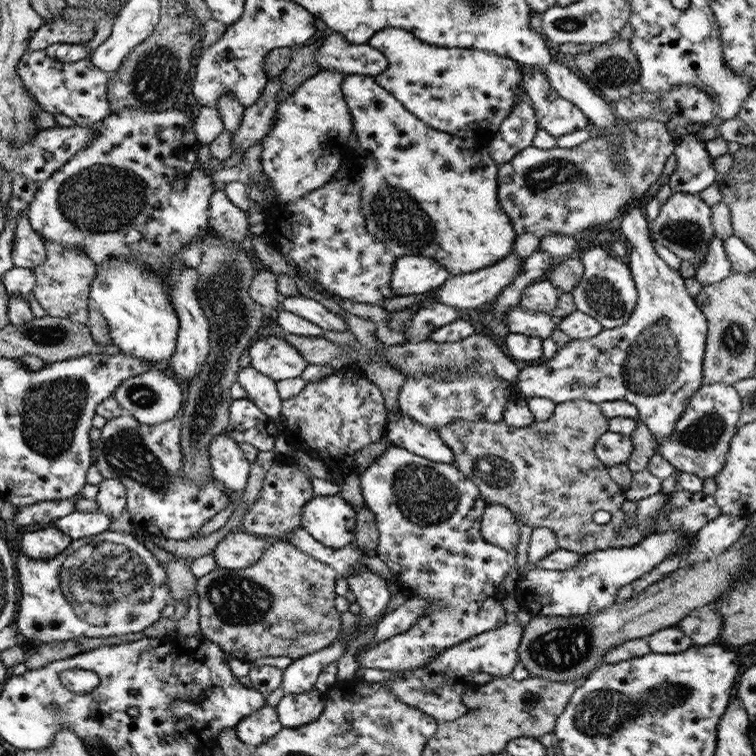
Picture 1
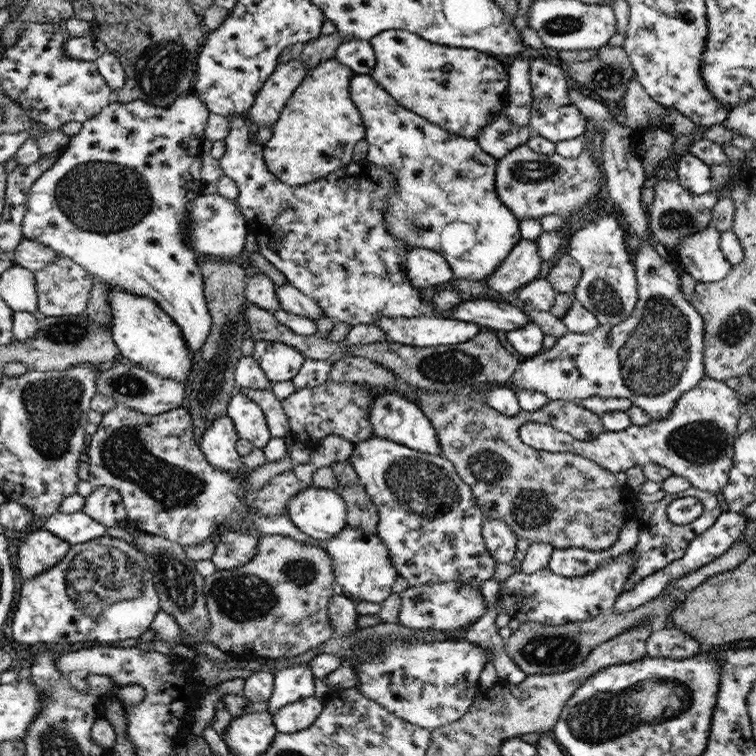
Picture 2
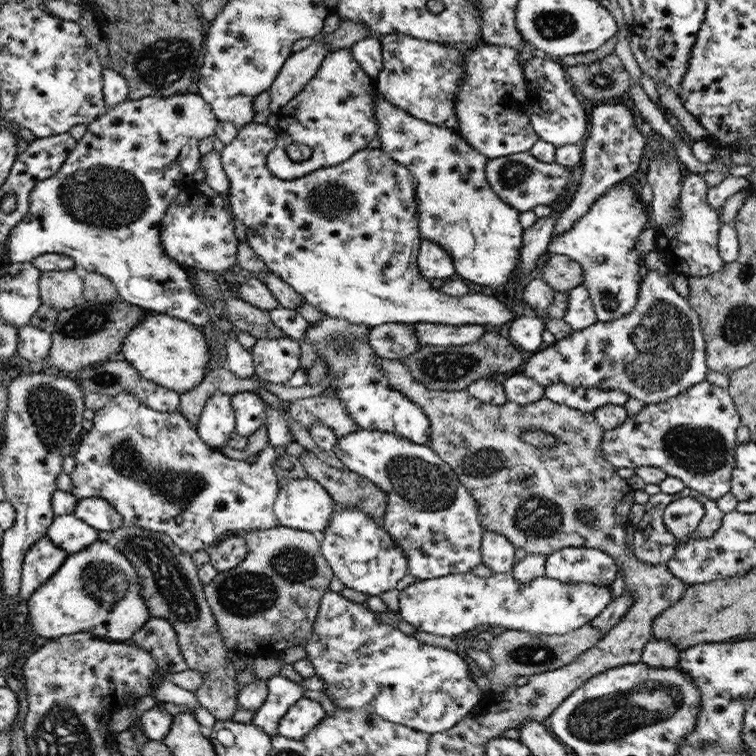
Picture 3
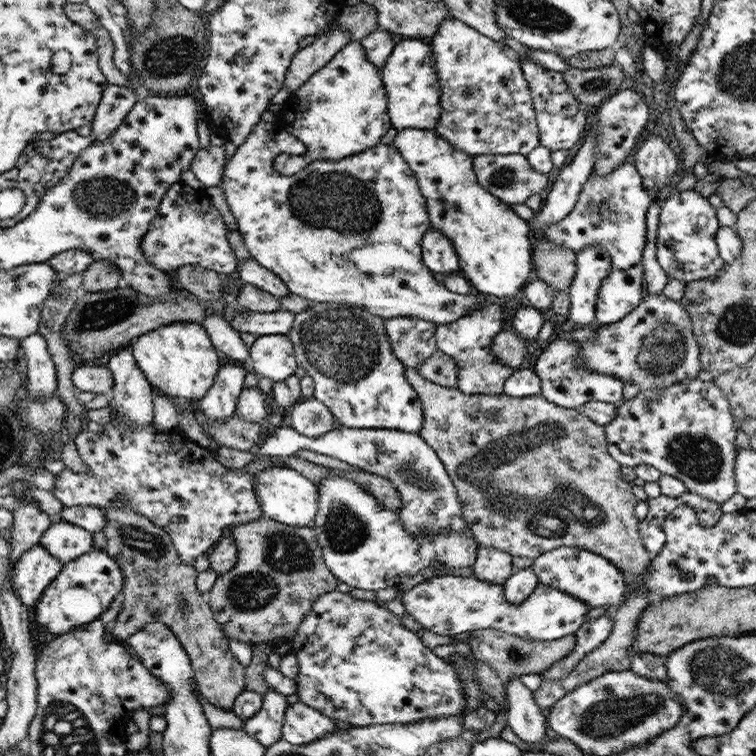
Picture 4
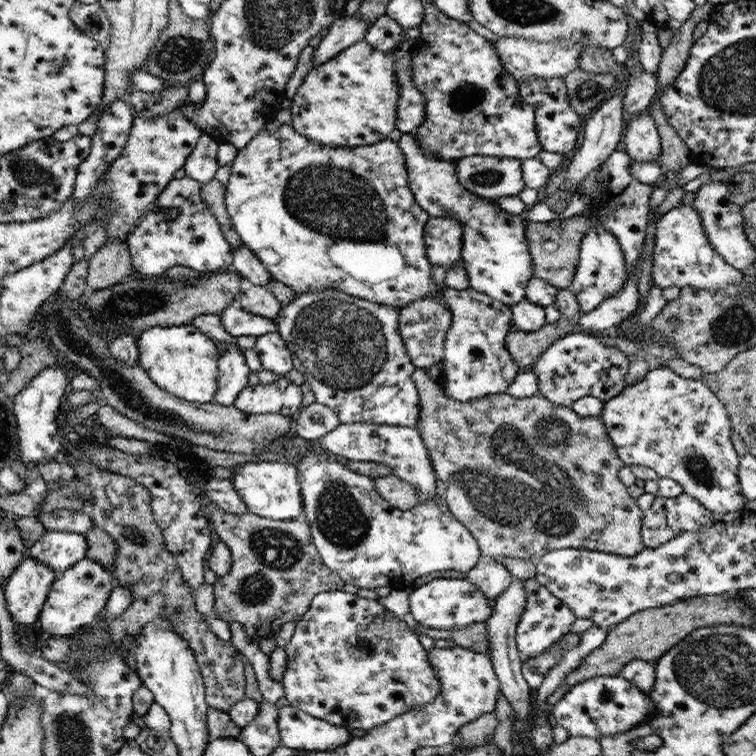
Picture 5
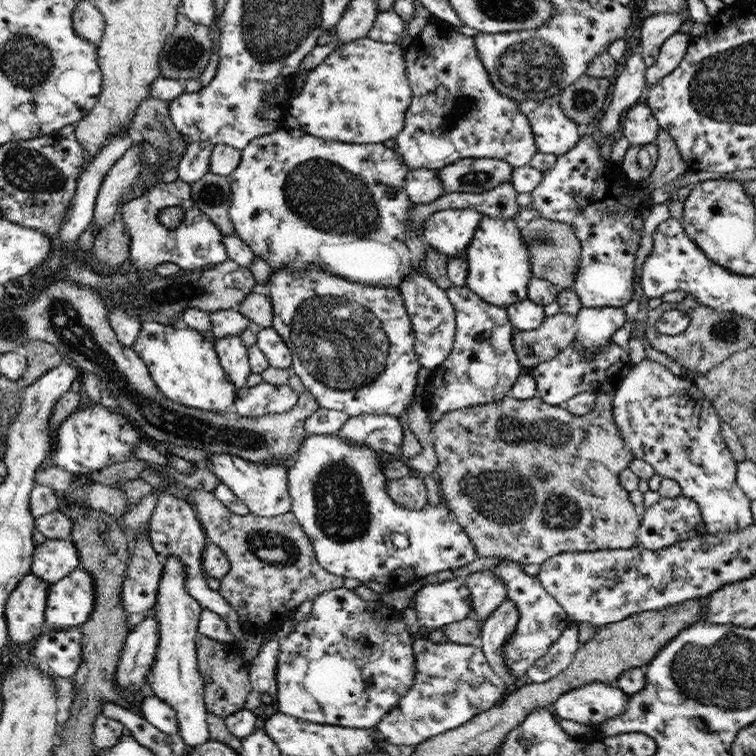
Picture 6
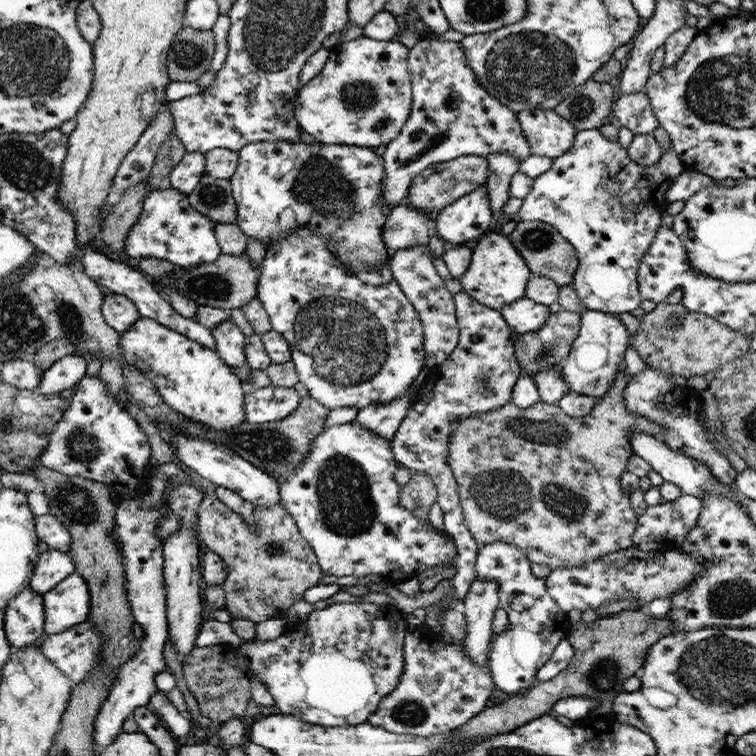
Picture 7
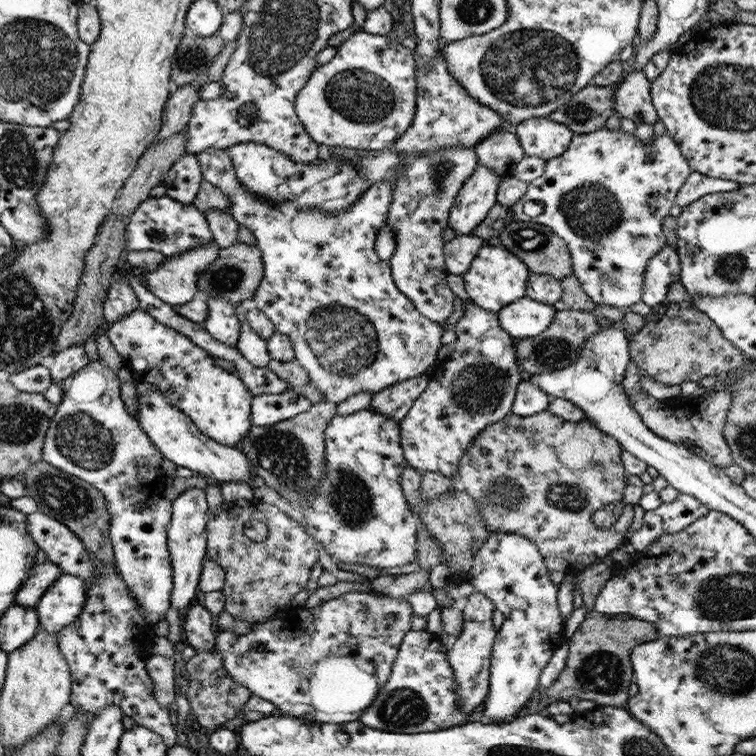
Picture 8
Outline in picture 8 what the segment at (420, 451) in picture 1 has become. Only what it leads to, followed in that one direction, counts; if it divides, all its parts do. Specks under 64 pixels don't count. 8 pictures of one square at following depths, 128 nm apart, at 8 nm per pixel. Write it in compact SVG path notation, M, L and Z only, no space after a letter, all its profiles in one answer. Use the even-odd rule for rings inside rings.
M439 51L439 56L435 58L434 62L431 62L429 66L416 66L417 70L417 105L415 108L414 121L410 124L410 129L406 130L406 133L398 139L398 141L394 142L390 150L392 152L396 152L398 156L402 156L402 158L406 158L406 156L410 156L410 154L414 154L414 156L424 156L424 154L428 154L428 152L436 152L436 150L442 150L442 148L454 148L454 146L464 146L464 148L474 148L478 142L482 140L486 140L488 136L492 135L492 132L498 132L498 130L513 130L510 124L506 123L502 117L497 112L490 110L487 106L482 106L475 98L472 98L464 89L461 84L457 80L452 78L452 75L448 72L447 62L445 58L441 56ZM210 148L195 156L198 159L198 163L201 164L201 173L204 175L204 181L216 186L224 195L228 195L228 199L232 203L229 208L229 213L236 222L239 222L240 226L245 226L254 234L254 238L257 240L257 246L260 248L262 258L264 259L265 276L257 288L257 292L254 293L253 300L256 302L256 306L274 323L277 332L291 338L295 346L296 360L308 371L309 382L321 390L324 402L334 402L334 404L338 405L340 402L344 402L346 398L350 398L350 396L354 396L354 394L358 394L357 392L362 392L363 390L373 392L373 395L378 394L377 392L380 392L387 386L392 386L394 383L402 382L407 378L424 375L427 368L430 368L432 364L438 362L437 354L438 349L441 347L443 335L439 324L422 316L422 313L416 310L412 301L406 298L406 295L402 294L401 290L398 290L391 275L389 262L378 259L374 250L378 231L385 224L389 206L392 204L394 178L390 178L390 181L375 183L366 194L362 194L358 198L358 202L354 202L354 205L350 205L346 210L334 214L315 208L300 210L298 205L294 205L292 202L266 204L266 202L254 198L250 192L246 192L240 186L234 166L232 165L232 160L230 160L226 150Z

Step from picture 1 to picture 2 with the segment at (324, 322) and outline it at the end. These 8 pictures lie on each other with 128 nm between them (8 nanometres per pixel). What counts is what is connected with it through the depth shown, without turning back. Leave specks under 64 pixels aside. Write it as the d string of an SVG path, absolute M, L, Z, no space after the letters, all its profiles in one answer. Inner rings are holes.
M284 283L277 287L276 294L279 300L280 309L286 312L312 319L316 322L323 314L323 310L314 300L306 296L290 283Z

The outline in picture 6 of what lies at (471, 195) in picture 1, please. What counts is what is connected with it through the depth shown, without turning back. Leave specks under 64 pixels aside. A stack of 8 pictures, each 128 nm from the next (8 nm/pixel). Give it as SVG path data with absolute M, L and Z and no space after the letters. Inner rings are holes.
M416 169L408 171L404 191L413 205L430 204L444 194L437 170ZM483 214L463 257L467 262L465 285L484 302L507 307L527 298L527 286L533 277L530 255L514 219L490 218Z

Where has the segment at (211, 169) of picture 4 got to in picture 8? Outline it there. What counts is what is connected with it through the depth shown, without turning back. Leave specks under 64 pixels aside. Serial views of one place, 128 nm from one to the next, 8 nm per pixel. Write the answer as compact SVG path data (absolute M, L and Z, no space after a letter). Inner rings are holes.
M187 153L180 157L174 167L168 171L163 182L166 195L174 199L176 203L192 204L204 181L201 170L201 164L198 163L195 155Z

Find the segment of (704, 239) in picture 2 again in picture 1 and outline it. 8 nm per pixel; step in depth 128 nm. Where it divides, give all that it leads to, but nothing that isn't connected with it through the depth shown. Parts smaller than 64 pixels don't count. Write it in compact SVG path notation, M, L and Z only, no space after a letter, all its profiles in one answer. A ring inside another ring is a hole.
M716 235L708 243L708 254L702 260L702 264L696 267L695 279L703 285L710 285L730 276L734 272L731 268L730 260L725 254L723 240Z

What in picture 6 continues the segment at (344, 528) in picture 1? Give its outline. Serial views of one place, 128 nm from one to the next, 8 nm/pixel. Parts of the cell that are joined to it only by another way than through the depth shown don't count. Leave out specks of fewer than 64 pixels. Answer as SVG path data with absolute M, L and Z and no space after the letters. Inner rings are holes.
M211 453L207 468L215 474L246 506L252 514L273 517L290 513L292 498L289 495L288 465L284 466L248 461L228 453Z

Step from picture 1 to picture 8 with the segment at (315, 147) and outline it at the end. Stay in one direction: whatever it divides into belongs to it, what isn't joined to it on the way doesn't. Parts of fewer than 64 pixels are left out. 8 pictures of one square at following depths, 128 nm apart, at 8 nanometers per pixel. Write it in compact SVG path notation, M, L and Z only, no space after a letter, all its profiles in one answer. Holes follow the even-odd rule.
M358 30L352 36L348 37L340 46L336 47L335 56L326 64L316 67L312 76L308 80L305 88L298 93L297 98L297 114L300 116L301 122L304 124L308 134L312 136L314 142L318 145L326 145L332 147L350 148L356 150L382 150L390 148L394 142L398 141L406 130L410 129L410 124L414 121L415 108L417 105L417 70L415 66L415 56L410 43L401 42L398 40L394 42L386 35L368 34L363 30Z

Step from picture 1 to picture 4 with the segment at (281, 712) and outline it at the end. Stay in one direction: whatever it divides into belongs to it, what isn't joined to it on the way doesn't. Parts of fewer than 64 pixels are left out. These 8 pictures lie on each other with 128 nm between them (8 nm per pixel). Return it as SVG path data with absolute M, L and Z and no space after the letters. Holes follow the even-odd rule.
M298 702L289 704L285 710L281 738L294 745L310 745L336 729L331 718Z

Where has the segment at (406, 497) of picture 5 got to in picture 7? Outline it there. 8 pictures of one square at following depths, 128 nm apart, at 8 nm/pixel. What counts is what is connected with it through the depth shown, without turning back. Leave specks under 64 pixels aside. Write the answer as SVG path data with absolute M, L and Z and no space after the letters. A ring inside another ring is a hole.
M413 472L409 483L401 487L399 496L401 505L406 507L416 518L428 520L428 512L437 502L437 488L431 476Z

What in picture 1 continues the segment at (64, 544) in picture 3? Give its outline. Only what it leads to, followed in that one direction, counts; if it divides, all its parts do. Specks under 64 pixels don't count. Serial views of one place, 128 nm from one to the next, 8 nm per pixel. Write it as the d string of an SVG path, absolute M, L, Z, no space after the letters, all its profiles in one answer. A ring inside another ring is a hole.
M74 511L67 517L62 517L51 522L51 526L70 535L73 540L102 534L110 528L112 518L101 512Z

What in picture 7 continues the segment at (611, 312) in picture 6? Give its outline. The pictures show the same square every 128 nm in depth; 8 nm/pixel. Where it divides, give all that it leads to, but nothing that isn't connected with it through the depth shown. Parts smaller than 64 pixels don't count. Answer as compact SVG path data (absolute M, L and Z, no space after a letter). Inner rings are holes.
M587 310L581 314L578 336L562 363L561 373L571 392L600 400L611 388L629 346L630 334L617 314Z

